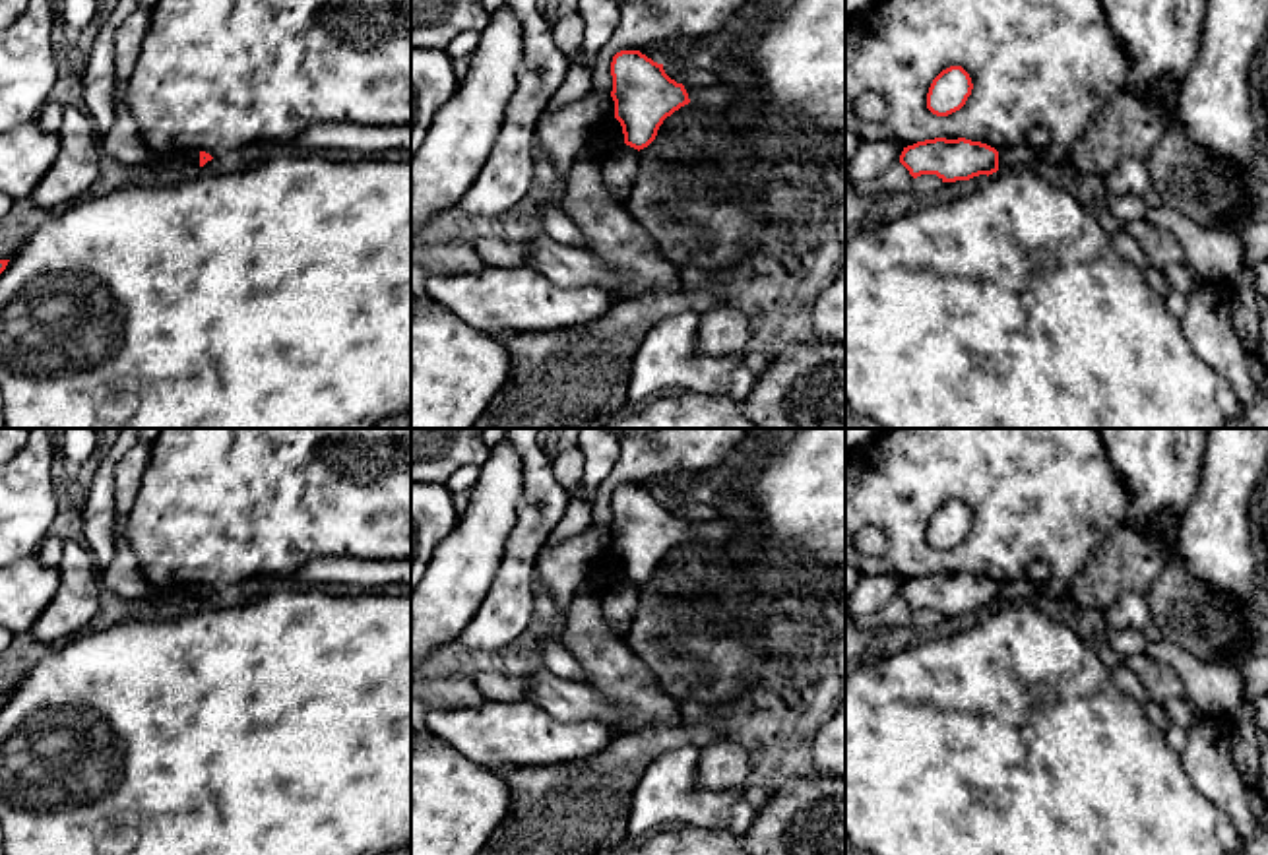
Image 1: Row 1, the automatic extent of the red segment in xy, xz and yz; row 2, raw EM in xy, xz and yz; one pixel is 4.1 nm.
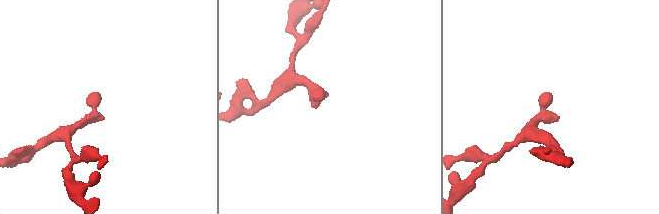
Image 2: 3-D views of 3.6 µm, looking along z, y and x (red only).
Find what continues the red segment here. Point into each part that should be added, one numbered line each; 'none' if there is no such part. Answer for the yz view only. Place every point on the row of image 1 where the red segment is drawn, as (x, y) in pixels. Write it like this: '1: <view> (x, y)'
none

